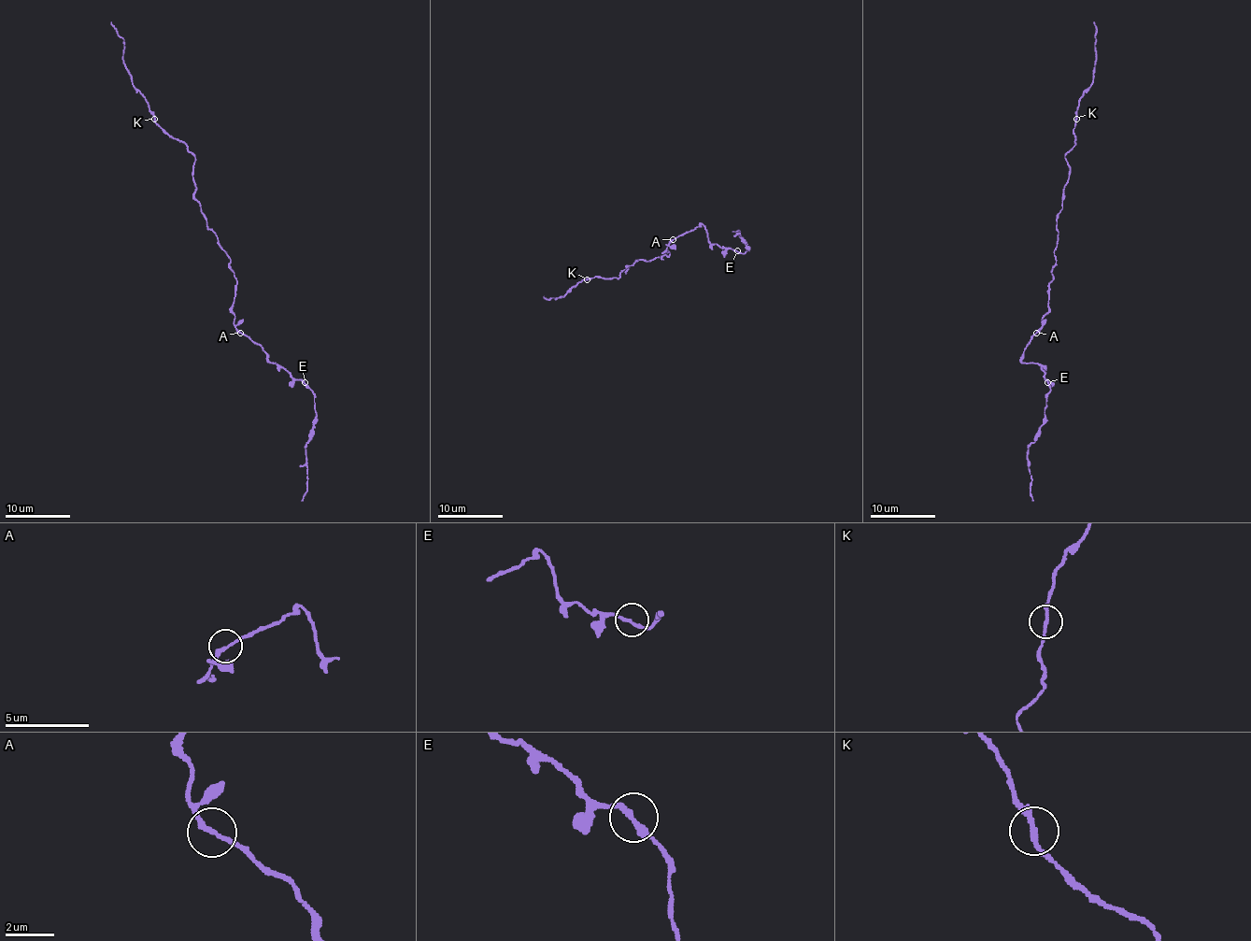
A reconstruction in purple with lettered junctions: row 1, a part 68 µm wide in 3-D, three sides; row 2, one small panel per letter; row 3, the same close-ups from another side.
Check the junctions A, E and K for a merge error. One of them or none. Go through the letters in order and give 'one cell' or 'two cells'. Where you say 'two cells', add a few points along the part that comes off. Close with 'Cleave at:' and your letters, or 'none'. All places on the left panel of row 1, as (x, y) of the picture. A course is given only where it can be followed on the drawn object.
A: one cell
E: one cell
K: one cell
Cleave at: none

